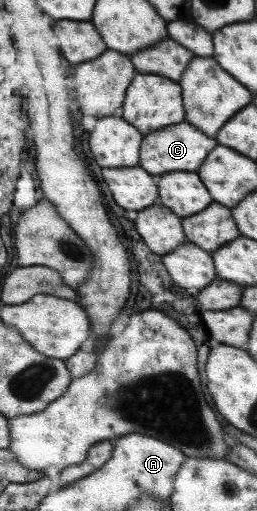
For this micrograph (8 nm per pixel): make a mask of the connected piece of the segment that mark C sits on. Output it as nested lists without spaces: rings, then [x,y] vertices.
[[[183,121],[183,125],[171,125],[145,135],[141,147],[141,163],[143,163],[141,166],[156,176],[171,171],[199,171],[199,167],[203,165],[203,161],[207,159],[207,155],[213,151],[215,145],[217,145],[215,139],[209,139],[206,133],[201,133],[199,129]]]

